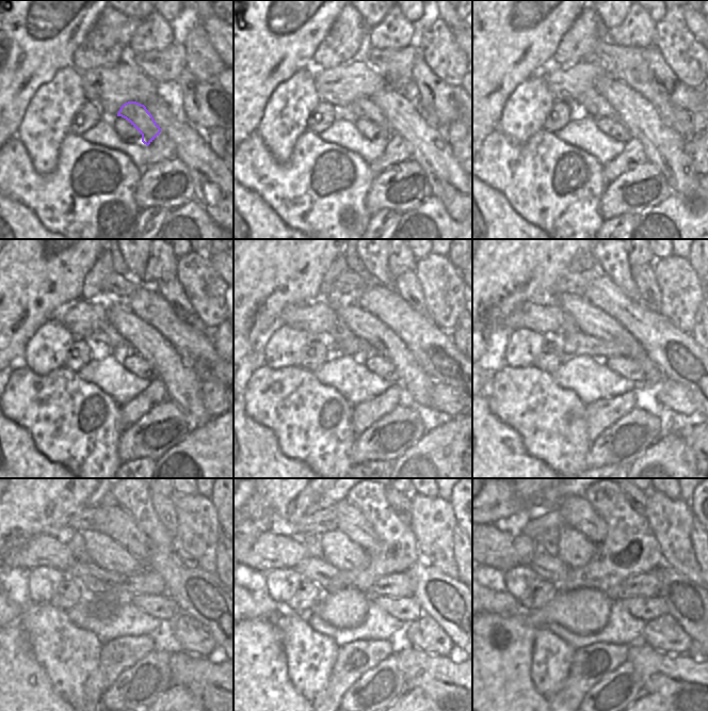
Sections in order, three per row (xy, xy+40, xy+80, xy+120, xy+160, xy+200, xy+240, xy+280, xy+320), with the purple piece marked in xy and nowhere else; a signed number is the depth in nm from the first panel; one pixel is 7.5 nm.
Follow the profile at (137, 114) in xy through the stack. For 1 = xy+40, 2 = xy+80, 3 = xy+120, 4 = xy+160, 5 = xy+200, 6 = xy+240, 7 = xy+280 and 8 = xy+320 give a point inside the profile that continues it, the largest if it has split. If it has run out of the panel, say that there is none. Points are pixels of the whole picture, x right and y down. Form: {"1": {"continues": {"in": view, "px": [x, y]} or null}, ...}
{"1": {"continues": {"in": "xy+40", "px": [365, 108]}}, "2": {"continues": {"in": "xy+80", "px": [593, 103]}}, "3": {"continues": {"in": "xy+120", "px": [106, 333]}}, "4": {"continues": {"in": "xy+160", "px": [338, 331]}}, "5": {"continues": {"in": "xy+200", "px": [568, 326]}}, "6": {"continues": {"in": "xy+240", "px": [76, 543]}}, "7": {"continues": {"in": "xy+280", "px": [311, 541]}}, "8": {"continues": {"in": "xy+320", "px": [547, 541]}}}

